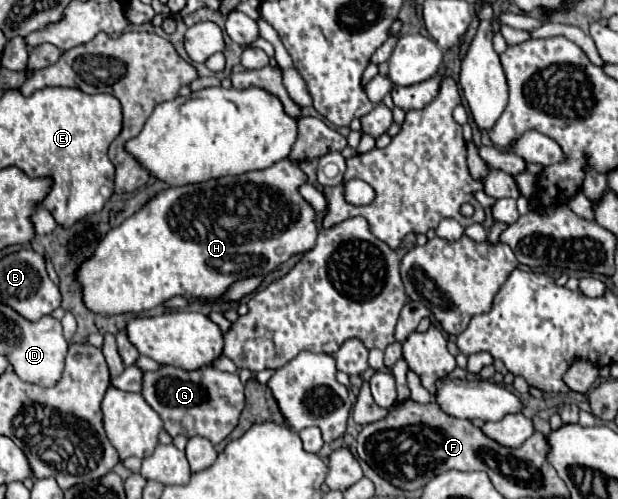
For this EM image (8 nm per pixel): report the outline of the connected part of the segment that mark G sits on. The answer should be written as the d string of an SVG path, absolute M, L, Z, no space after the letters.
M162 365L158 371L144 371L142 397L162 417L164 429L176 437L206 437L214 445L224 441L234 427L244 405L244 385L236 373L224 373L214 367L202 367L198 371L184 371L178 367Z

